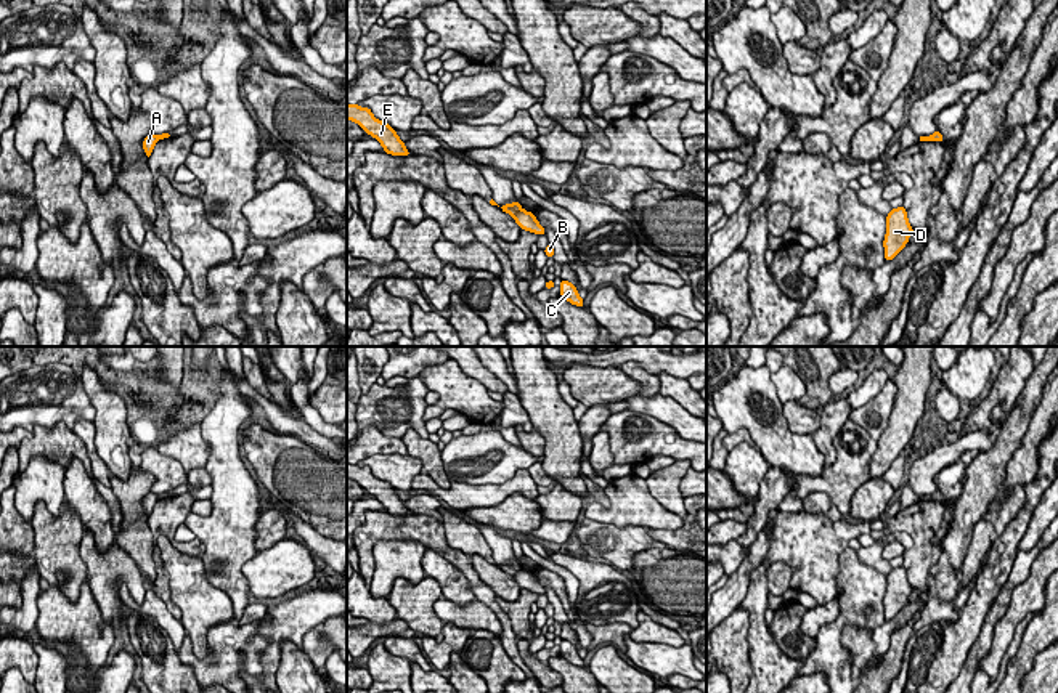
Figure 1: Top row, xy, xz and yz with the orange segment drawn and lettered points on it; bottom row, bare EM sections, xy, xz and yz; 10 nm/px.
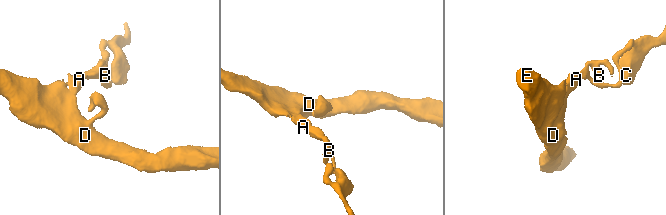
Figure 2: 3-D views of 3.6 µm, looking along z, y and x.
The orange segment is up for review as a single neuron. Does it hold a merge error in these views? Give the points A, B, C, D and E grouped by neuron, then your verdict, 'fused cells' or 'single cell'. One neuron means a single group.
groups A D E / B C; fused cells

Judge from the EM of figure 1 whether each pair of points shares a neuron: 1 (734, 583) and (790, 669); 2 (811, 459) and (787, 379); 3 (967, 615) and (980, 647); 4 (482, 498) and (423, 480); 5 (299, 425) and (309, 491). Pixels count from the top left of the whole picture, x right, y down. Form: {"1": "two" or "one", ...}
{"1": "two", "2": "two", "3": "two", "4": "one", "5": "two"}

